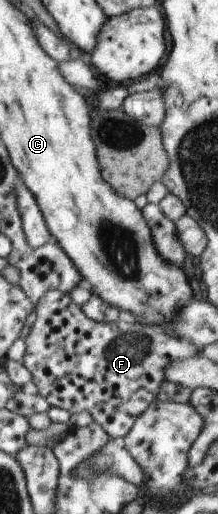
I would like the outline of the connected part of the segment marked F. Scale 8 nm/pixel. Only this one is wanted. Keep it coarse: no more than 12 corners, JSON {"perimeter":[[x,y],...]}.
{"perimeter":[[47,291],[23,366],[51,407],[125,438],[174,362],[161,327]]}

